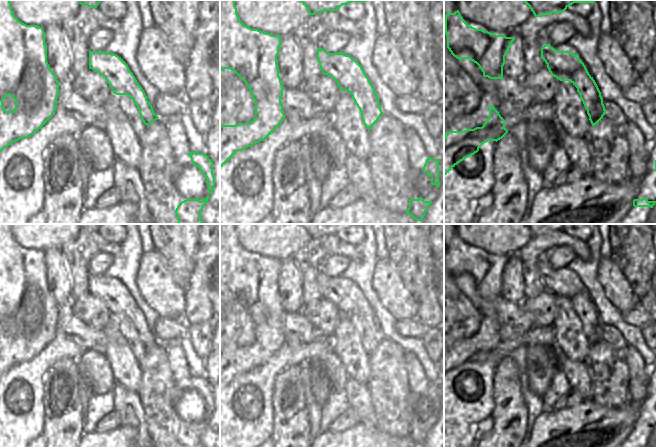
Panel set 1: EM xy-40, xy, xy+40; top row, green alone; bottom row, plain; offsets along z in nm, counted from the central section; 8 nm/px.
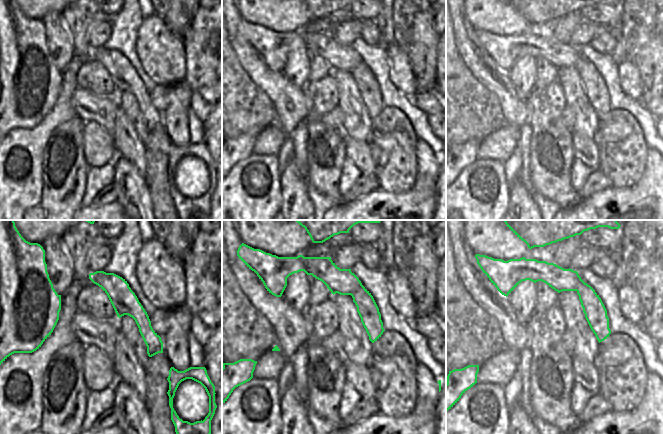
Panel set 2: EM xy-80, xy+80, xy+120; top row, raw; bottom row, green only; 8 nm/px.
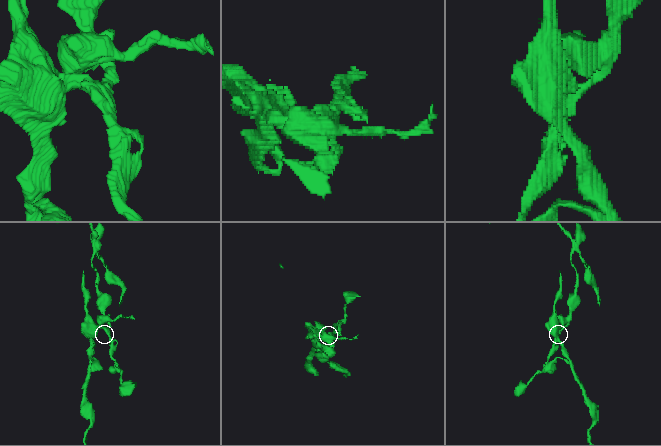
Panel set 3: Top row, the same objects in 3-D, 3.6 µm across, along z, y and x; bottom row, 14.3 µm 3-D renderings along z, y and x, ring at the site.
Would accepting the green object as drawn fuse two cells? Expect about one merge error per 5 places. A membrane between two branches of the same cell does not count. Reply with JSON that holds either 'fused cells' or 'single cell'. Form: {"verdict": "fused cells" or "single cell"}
{"verdict": "fused cells"}

